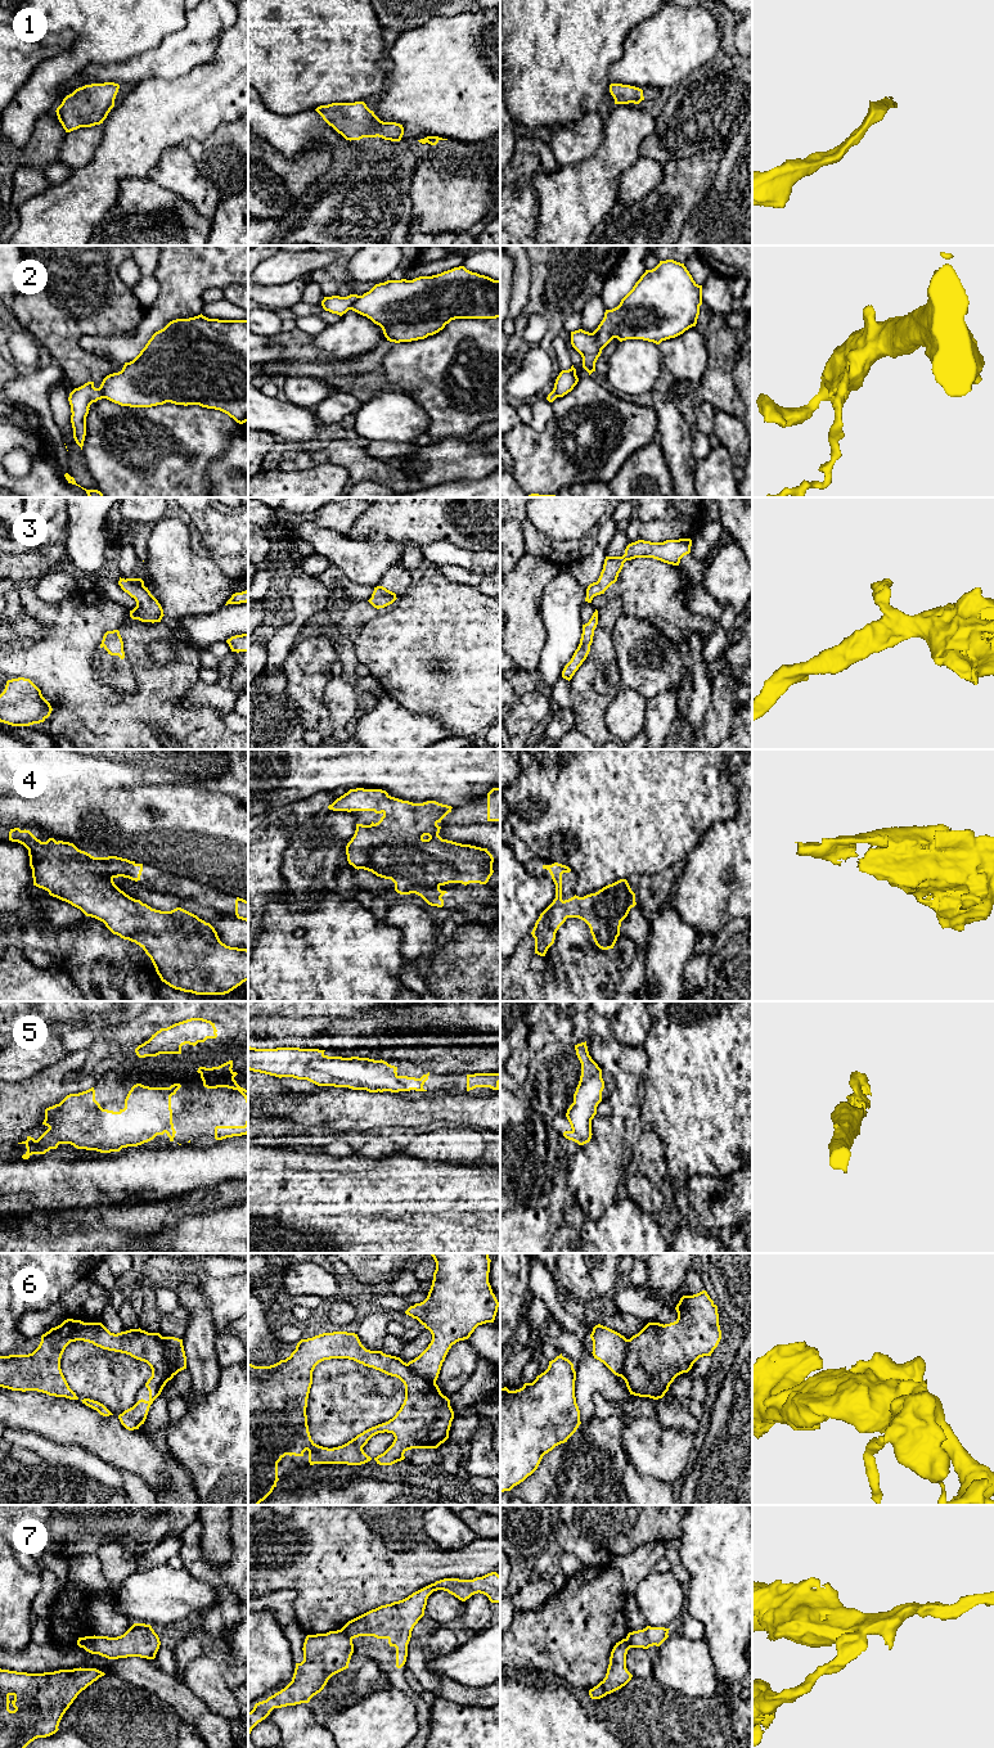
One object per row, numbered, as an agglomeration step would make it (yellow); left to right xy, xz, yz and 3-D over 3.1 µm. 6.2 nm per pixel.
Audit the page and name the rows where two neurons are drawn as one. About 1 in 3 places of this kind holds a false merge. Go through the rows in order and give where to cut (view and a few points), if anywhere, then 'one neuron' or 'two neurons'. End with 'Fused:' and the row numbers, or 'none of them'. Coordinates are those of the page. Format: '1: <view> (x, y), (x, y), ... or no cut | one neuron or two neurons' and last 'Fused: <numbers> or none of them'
1: no cut | one neuron
2: xz (360, 296), (350, 309) | two neurons
3: no cut | one neuron
4: no cut | one neuron
5: no cut | one neuron
6: xy (162, 1337), (165, 1355), (174, 1374) | two neurons
7: xy (93, 1636), (84, 1648) | two neurons
Fused: 2, 6, 7

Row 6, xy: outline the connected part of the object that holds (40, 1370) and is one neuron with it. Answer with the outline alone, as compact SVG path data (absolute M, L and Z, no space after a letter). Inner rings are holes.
M67 1319L42 1334L39 1347L32 1353L0 1356L0 1387L78 1400L60 1369L60 1359L66 1347L76 1341L130 1355L150 1366L152 1377L145 1383L149 1400L141 1398L118 1415L126 1429L139 1429L144 1424L153 1401L161 1395L166 1383L174 1378L163 1337L159 1333L148 1333L139 1328L114 1334L102 1323Z

